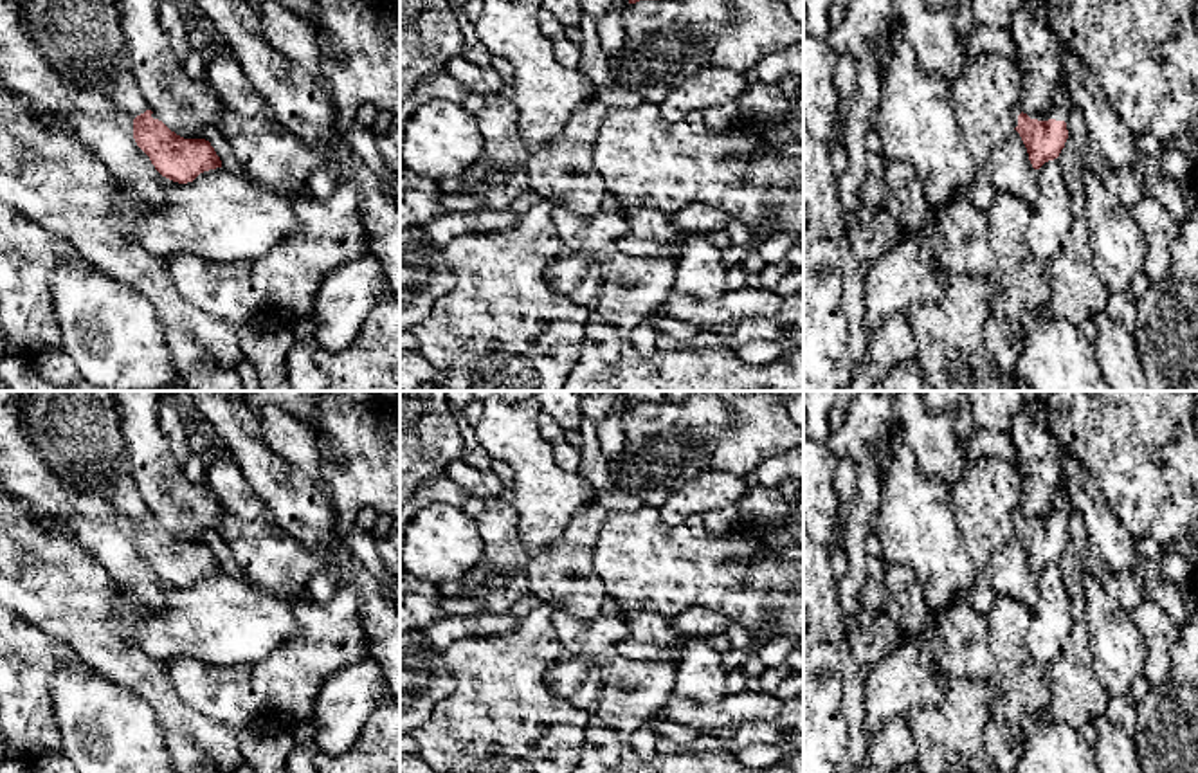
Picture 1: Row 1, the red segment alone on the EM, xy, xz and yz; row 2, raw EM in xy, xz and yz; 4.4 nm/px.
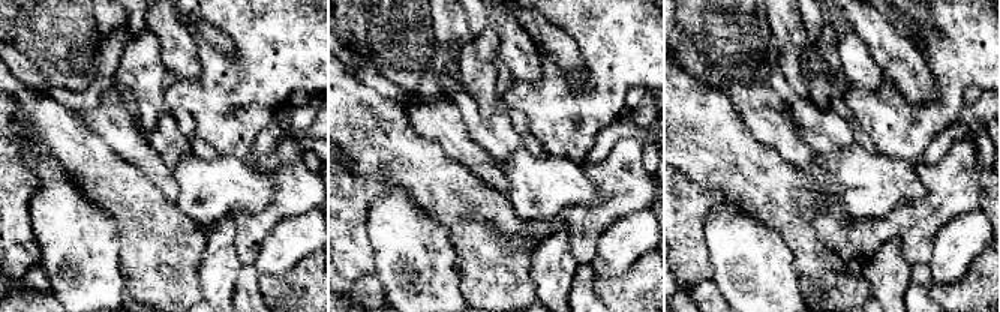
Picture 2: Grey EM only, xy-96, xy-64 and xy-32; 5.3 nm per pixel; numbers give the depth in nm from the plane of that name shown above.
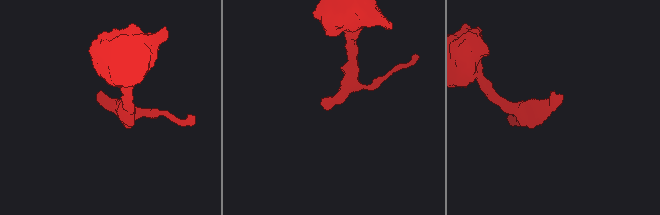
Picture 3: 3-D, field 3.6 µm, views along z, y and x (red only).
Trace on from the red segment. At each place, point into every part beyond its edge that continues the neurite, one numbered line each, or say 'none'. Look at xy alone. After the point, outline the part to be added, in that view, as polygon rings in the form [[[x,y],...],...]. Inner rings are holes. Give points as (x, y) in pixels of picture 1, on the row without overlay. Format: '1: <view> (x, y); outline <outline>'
1: xy (121, 491); outline [[[126,449],[117,458],[106,459],[104,465],[99,467],[99,474],[106,485],[104,497],[115,512],[132,523],[151,514],[135,485]]]

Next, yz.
1: yz (1061, 509); outline [[[1061,476],[1061,485],[1059,485],[1059,490],[1054,497],[1052,510],[1045,517],[1029,519],[1029,521],[1038,523],[1038,524],[1056,523],[1056,524],[1066,526],[1072,512],[1074,512],[1074,508],[1066,497],[1066,479]]]

